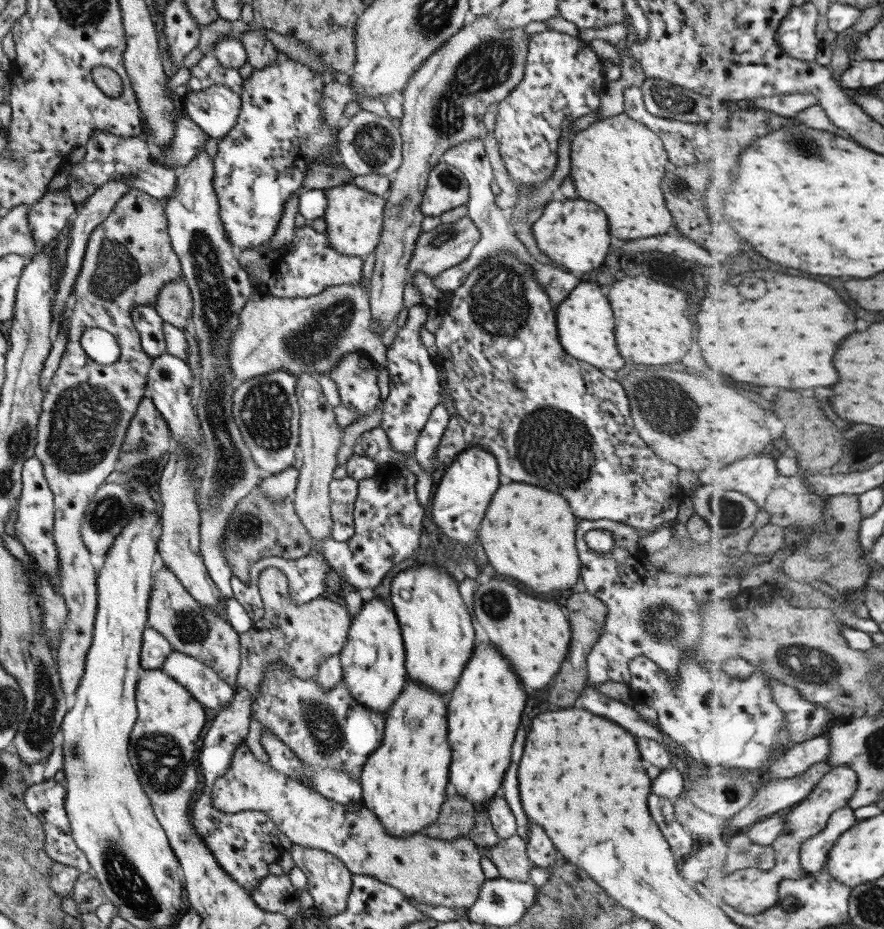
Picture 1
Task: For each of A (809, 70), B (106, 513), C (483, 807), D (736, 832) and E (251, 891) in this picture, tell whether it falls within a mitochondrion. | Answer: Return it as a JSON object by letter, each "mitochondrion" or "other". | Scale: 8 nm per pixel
{"A":"other","B":"mitochondrion","C":"other","D":"other","E":"other"}

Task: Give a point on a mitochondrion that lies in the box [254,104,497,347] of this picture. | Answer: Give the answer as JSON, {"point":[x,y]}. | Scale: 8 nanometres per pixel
{"point":[374,143]}

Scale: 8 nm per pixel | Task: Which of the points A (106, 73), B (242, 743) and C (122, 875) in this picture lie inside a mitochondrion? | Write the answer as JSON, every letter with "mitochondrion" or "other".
{"A":"other","B":"other","C":"mitochondrion"}

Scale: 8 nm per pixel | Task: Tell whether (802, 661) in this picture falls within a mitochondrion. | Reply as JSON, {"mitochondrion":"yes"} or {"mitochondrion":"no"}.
{"mitochondrion":"yes"}

